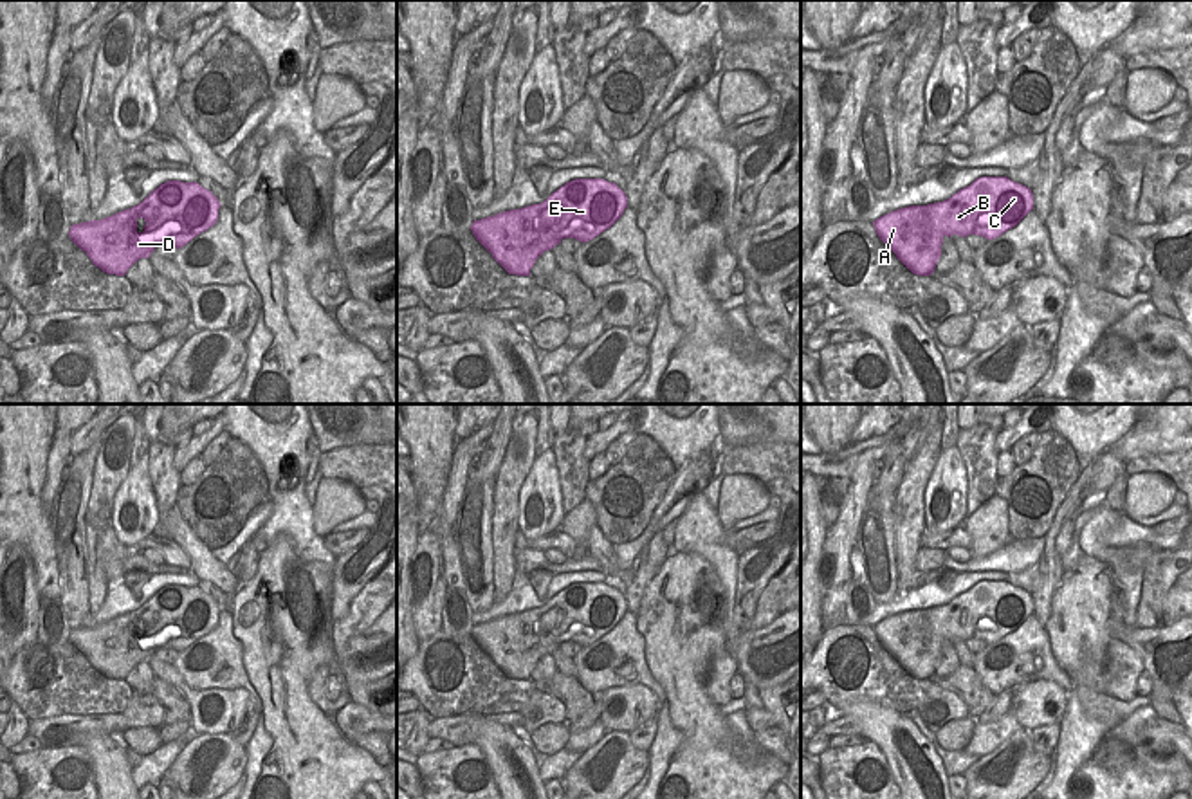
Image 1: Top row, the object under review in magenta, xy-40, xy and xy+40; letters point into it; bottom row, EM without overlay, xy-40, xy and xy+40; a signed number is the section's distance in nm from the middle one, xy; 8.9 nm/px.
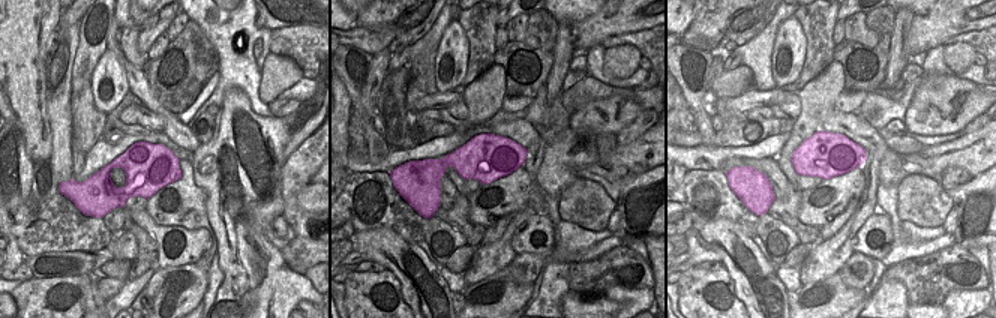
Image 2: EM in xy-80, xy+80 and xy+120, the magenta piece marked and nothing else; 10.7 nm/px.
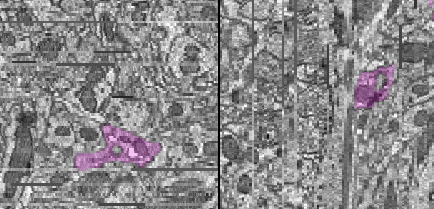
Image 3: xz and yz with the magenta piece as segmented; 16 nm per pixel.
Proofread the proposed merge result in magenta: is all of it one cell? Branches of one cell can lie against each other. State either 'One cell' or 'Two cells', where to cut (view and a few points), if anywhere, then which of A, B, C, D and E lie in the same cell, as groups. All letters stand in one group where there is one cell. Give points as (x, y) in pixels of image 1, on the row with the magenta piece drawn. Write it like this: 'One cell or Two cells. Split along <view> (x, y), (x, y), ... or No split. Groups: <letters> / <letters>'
One cell. No split. Groups: A B C D E

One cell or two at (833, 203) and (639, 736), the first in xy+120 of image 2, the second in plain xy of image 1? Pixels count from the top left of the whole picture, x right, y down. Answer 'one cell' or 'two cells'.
one cell

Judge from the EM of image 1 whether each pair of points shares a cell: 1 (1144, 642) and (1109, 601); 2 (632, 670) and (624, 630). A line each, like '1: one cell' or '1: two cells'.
1: two cells
2: one cell

